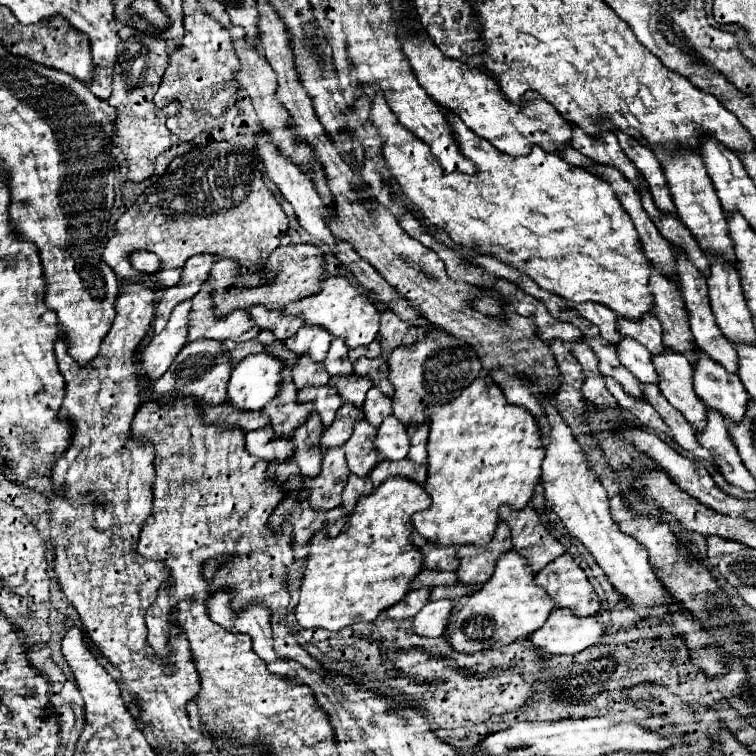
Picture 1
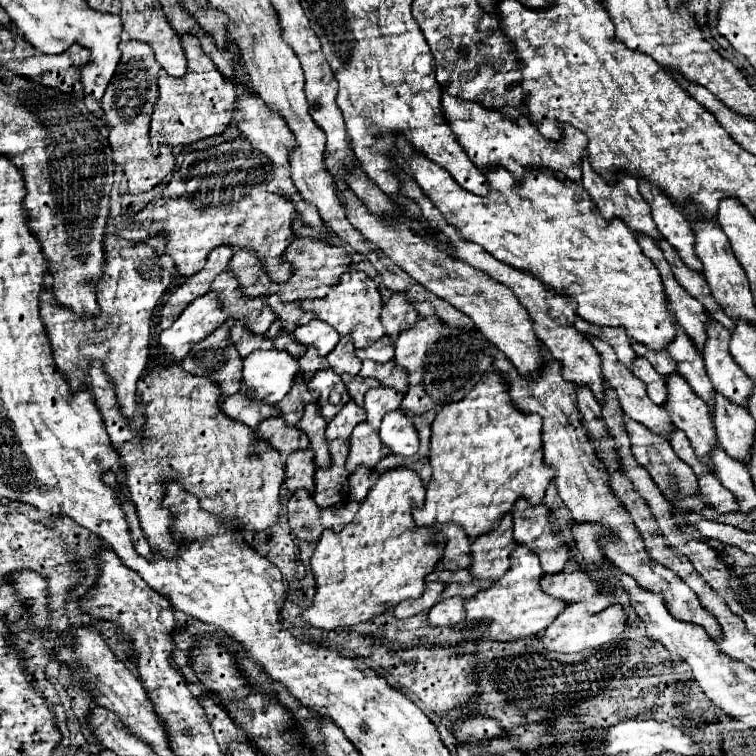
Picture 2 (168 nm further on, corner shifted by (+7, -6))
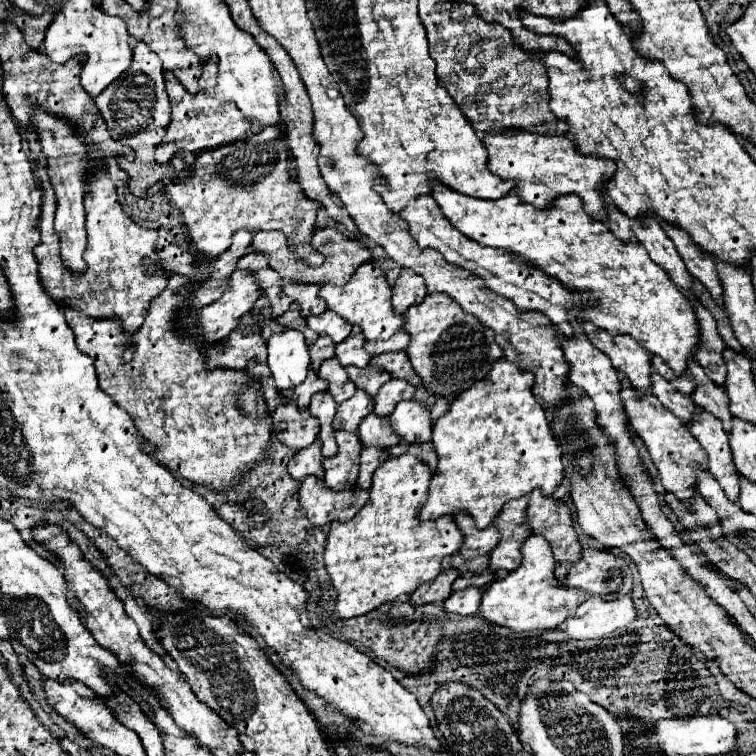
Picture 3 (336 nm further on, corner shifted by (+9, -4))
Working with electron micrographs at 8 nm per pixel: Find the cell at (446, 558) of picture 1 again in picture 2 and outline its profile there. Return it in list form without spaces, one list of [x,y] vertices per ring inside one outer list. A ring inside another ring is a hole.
[[[446,524],[440,528],[440,534],[446,536],[446,542],[438,568],[456,572],[470,566],[470,538],[466,532],[458,524]]]

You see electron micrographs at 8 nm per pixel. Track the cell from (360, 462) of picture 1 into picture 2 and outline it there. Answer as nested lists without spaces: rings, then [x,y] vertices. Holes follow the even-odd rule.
[[[362,422],[354,428],[348,442],[350,442],[350,454],[346,460],[348,472],[354,472],[358,466],[374,468],[382,458],[386,458],[390,454],[390,450],[380,442],[378,430],[374,430],[366,422]]]

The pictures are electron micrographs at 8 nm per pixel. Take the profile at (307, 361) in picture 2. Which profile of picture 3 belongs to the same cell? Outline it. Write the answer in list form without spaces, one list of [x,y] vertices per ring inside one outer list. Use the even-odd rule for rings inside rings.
[[[320,334],[320,338],[318,338],[314,344],[310,344],[310,356],[312,356],[312,370],[314,370],[314,372],[318,372],[322,360],[334,356],[334,346],[336,346],[336,344],[334,344],[332,338],[326,336],[326,334]]]

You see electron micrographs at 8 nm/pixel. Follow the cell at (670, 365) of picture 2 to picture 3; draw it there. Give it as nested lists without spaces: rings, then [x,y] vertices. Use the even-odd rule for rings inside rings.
[[[686,372],[686,377],[685,374],[683,374],[682,376],[673,379],[670,383],[675,390],[678,390],[678,392],[685,395],[691,395],[697,387],[697,383],[689,372]]]

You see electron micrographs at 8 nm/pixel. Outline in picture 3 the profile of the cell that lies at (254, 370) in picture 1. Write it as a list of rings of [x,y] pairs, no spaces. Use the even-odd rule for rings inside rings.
[[[284,330],[268,340],[268,366],[274,374],[278,390],[292,390],[304,382],[310,352],[302,332]]]

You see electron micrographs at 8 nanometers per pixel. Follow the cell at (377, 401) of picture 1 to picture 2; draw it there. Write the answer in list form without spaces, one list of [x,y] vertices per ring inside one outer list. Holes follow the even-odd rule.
[[[372,388],[366,392],[366,398],[364,398],[364,410],[366,410],[366,422],[372,426],[372,428],[378,428],[380,426],[380,420],[386,412],[390,410],[398,410],[400,406],[400,400],[402,400],[402,394],[392,390],[392,388]]]

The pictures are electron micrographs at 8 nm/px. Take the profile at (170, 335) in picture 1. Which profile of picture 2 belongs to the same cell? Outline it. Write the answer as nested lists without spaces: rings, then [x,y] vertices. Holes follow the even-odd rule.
[[[204,294],[202,298],[196,298],[194,302],[190,302],[190,306],[186,306],[186,310],[176,318],[176,322],[168,328],[162,330],[160,334],[160,346],[164,348],[166,360],[168,362],[180,362],[192,348],[192,344],[204,340],[208,334],[212,334],[222,322],[226,320],[226,314],[220,310],[220,300],[216,298],[216,294]]]

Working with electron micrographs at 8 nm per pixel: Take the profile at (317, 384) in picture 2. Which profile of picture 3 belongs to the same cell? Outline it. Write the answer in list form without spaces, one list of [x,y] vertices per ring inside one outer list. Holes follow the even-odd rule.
[[[336,358],[324,360],[322,366],[320,366],[320,370],[318,370],[318,376],[328,382],[328,392],[334,396],[334,400],[338,404],[344,402],[344,400],[348,400],[356,392],[354,382],[348,378],[344,366]]]

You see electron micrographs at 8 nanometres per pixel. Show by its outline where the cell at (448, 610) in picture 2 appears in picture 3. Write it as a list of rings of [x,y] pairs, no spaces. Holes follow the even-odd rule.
[[[474,586],[452,592],[450,598],[444,600],[444,608],[448,612],[456,612],[456,614],[462,614],[462,616],[472,616],[480,610],[480,592],[482,590],[474,588]]]

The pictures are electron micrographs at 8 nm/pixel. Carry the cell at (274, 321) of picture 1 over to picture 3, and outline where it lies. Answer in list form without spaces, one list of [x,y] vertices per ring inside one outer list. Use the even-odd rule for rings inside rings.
[[[298,284],[298,304],[302,308],[302,316],[308,318],[310,314],[322,314],[328,306],[320,300],[318,284]]]

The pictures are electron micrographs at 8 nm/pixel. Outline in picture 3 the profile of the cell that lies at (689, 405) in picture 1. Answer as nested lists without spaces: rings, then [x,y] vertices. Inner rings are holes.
[[[696,408],[694,422],[688,424],[688,428],[710,458],[710,462],[708,462],[710,474],[724,488],[726,496],[732,502],[738,502],[740,474],[736,472],[736,464],[732,464],[732,450],[728,448],[728,436],[722,428],[722,422],[718,418],[714,418],[712,414],[708,414],[706,410]]]

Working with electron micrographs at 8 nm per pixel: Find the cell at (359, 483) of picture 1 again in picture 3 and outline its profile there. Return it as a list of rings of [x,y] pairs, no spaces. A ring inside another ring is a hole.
[[[364,448],[362,456],[360,456],[360,476],[358,476],[358,486],[364,490],[370,490],[370,482],[372,482],[372,474],[374,470],[386,462],[390,458],[388,450],[384,448]]]

